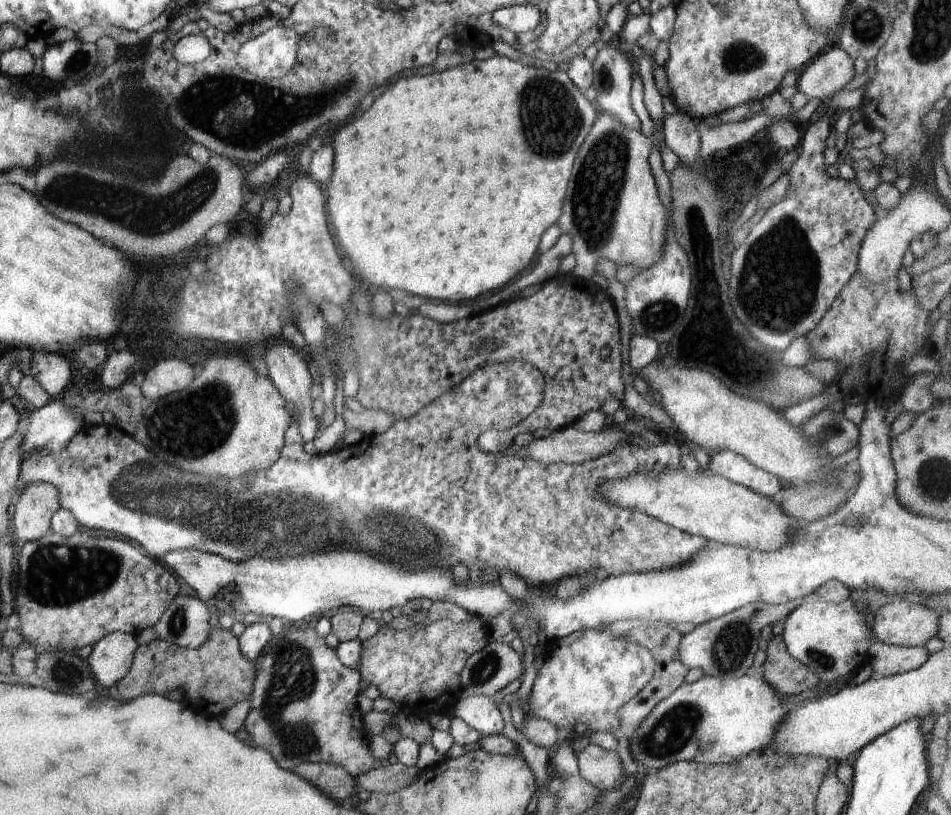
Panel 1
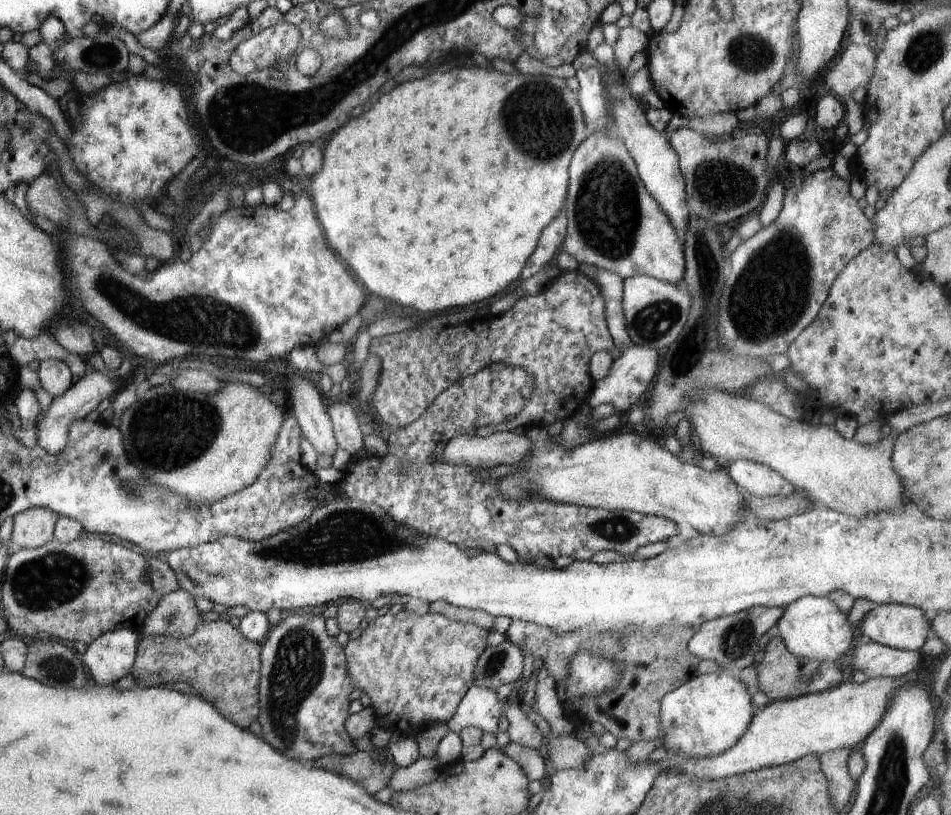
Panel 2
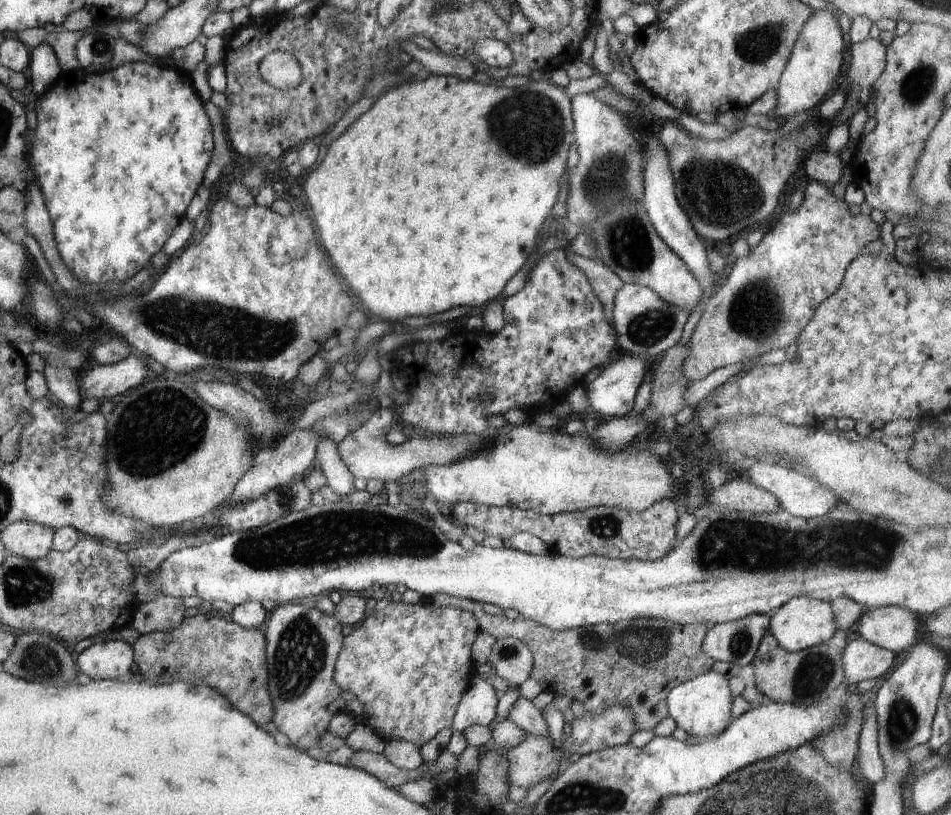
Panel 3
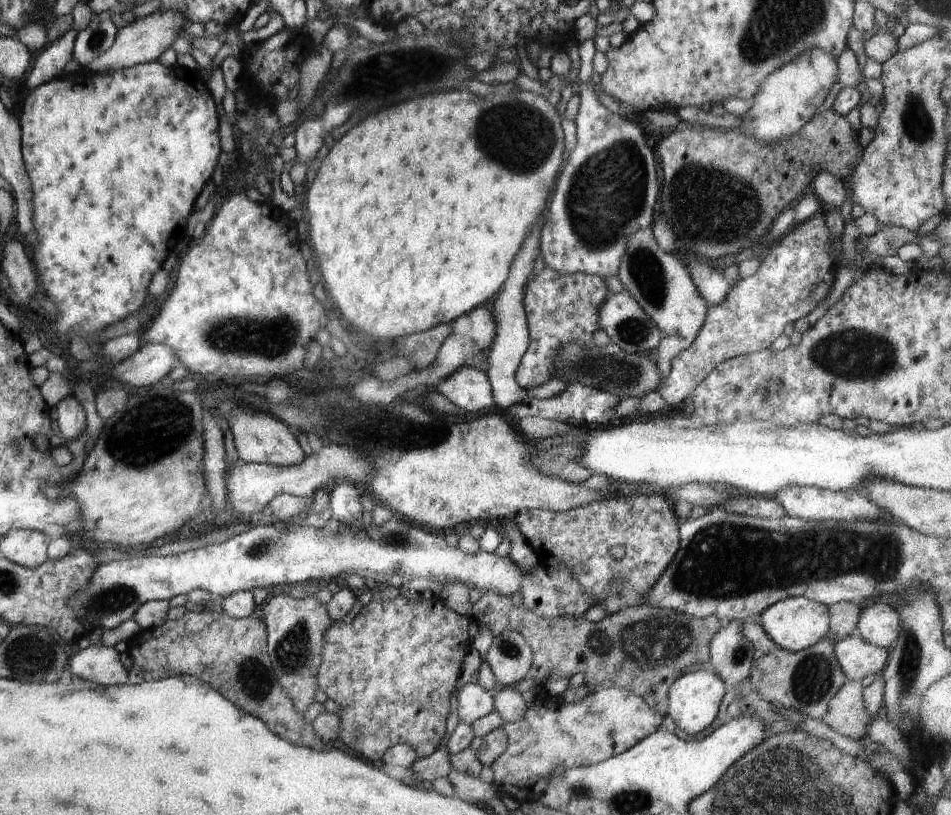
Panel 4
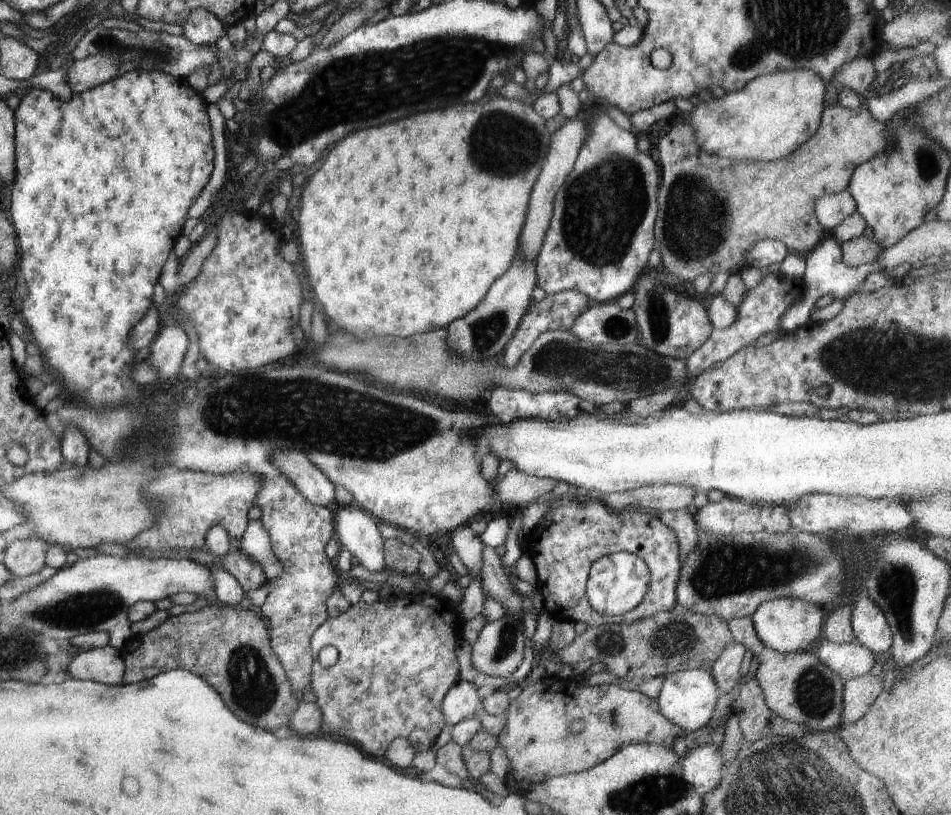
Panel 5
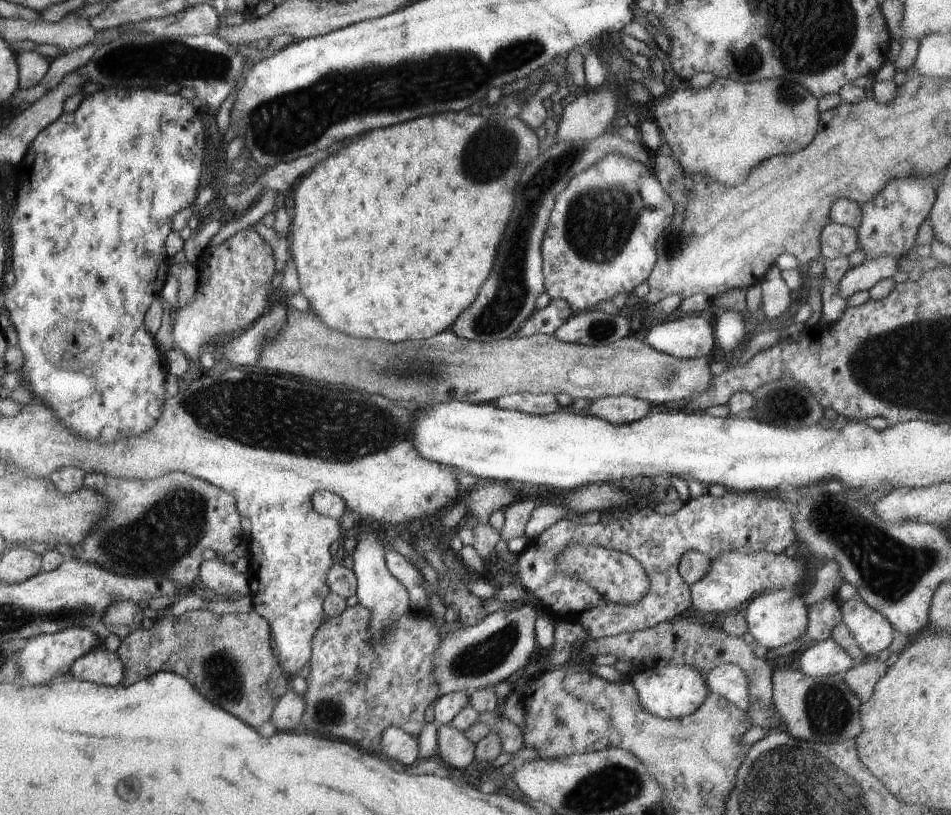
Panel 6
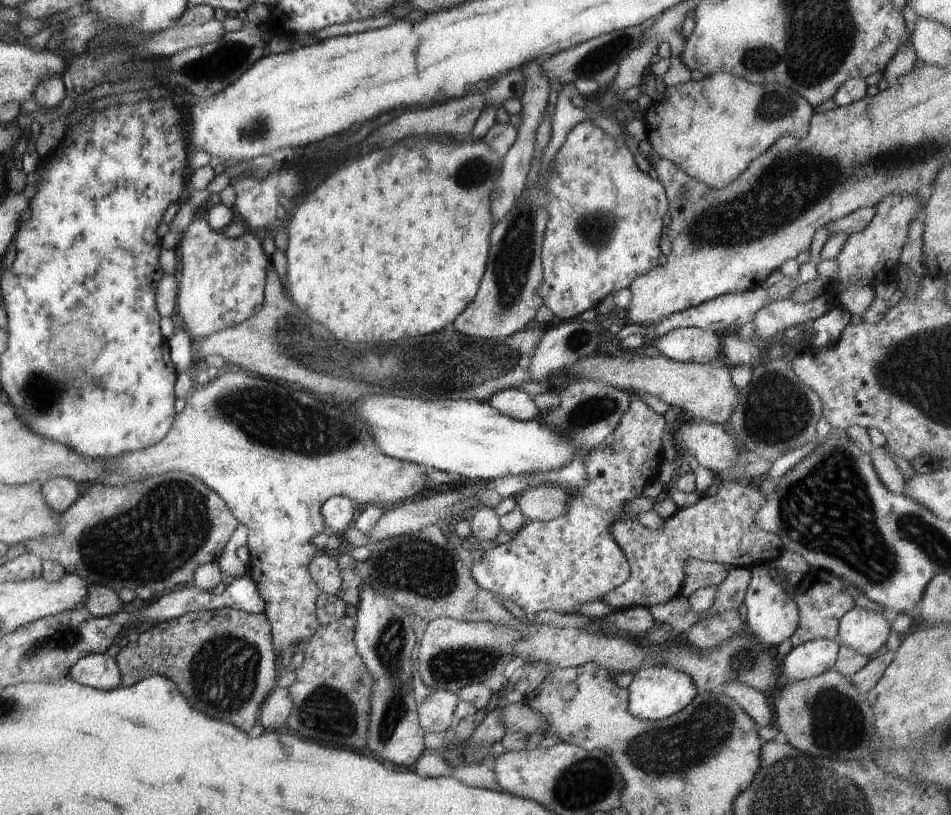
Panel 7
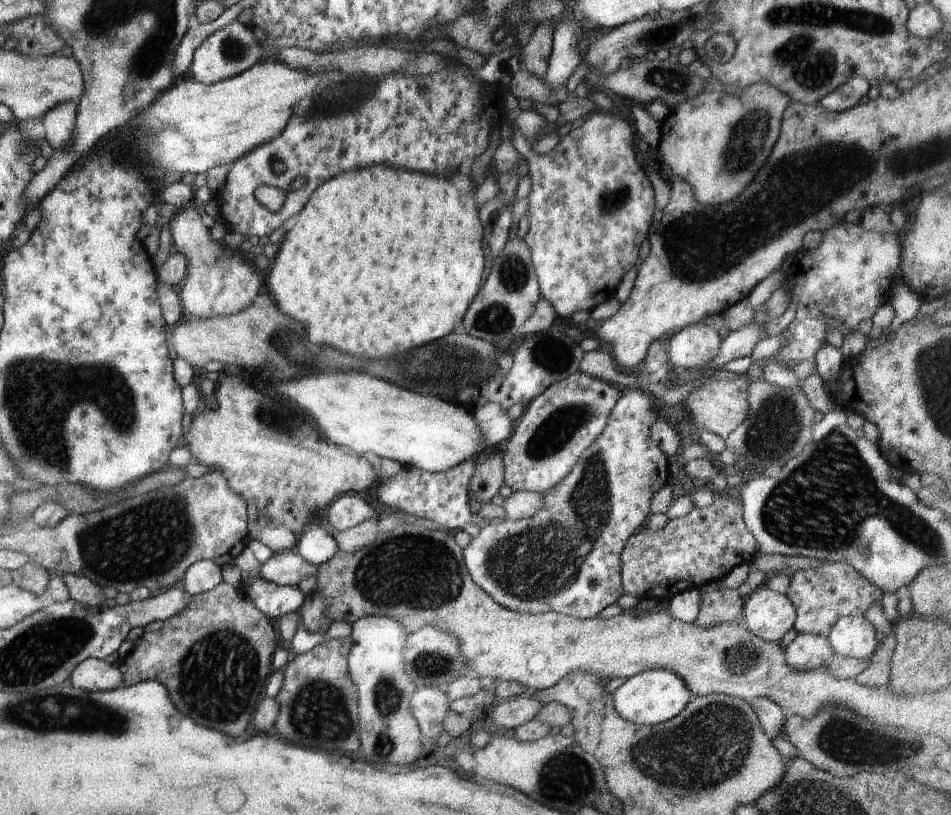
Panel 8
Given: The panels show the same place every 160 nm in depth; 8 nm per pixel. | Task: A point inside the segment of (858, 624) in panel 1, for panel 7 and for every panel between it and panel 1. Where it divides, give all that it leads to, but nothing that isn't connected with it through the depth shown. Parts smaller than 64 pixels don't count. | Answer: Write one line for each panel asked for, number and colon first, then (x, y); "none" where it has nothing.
2: (812, 627)
3: (804, 622)
4: (796, 623)
5: (785, 625)
6: (775, 619)
7: (771, 614)

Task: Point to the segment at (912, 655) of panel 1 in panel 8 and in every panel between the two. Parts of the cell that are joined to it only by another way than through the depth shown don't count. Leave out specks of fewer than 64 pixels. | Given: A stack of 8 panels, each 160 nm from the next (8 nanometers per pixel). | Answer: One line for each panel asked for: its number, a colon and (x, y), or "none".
2: (875, 660)
3: (862, 660)
4: (858, 658)
5: (848, 660)
6: (826, 658)
7: (811, 659)
8: (807, 652)

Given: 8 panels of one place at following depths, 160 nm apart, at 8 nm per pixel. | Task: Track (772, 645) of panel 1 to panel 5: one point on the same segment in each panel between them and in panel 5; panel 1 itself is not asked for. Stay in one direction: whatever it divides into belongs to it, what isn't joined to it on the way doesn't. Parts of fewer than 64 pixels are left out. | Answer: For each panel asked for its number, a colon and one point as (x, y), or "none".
2: (781, 675)
3: (807, 677)
4: (806, 681)
5: (798, 687)

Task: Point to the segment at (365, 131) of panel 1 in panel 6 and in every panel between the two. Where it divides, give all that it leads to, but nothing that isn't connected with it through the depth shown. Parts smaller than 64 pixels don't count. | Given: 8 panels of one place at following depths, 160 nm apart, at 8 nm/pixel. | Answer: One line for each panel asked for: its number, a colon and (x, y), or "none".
2: (436, 197)
3: (433, 200)
4: (415, 224)
5: (404, 229)
6: (384, 234)

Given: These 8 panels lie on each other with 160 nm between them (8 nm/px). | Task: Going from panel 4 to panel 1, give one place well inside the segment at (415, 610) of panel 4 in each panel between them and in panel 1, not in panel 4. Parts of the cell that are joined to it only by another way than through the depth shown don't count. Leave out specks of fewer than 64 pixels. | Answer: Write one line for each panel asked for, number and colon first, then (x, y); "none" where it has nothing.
1: (420, 668)
2: (416, 667)
3: (409, 665)

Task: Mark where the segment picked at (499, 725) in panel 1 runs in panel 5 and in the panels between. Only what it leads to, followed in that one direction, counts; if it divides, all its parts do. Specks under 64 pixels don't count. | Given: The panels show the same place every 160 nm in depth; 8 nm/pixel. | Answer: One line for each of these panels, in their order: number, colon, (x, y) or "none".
2: (480, 708)
3: (477, 706)
4: (474, 702)
5: (462, 702)

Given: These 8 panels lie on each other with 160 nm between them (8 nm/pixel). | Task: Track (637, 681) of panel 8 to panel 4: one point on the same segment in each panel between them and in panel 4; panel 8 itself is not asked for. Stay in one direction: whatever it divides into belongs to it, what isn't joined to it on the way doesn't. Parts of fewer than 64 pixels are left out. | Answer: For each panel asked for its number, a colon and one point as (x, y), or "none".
4: (694, 698)
5: (687, 698)
6: (667, 692)
7: (657, 692)

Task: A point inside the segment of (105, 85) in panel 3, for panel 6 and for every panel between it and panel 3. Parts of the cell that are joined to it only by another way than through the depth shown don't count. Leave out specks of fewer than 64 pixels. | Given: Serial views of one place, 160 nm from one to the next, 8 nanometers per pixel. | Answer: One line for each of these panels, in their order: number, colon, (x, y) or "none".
4: (116, 160)
5: (104, 181)
6: (93, 211)

